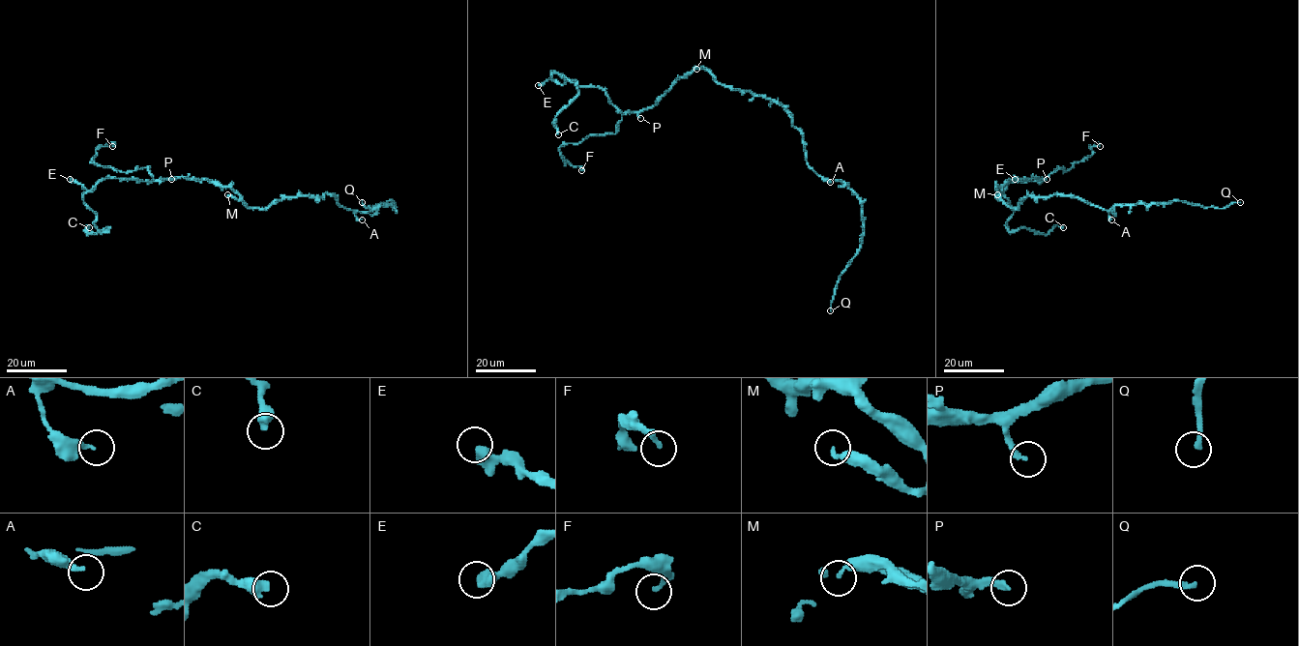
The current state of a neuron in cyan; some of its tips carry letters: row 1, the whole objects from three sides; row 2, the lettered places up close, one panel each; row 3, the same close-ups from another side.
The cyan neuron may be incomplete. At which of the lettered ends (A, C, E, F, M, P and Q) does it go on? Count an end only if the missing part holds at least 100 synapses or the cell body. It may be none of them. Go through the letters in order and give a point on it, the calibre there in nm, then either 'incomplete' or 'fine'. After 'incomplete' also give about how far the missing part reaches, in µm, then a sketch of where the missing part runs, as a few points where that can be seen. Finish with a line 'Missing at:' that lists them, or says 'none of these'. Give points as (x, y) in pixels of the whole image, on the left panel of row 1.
A: place (362, 220); calibre 240 nm; fine
C: place (89, 227); calibre 500 nm; fine
E: place (70, 179); calibre 360 nm; fine
F: place (112, 146); calibre 240 nm; fine
M: place (227, 194); calibre 180 nm; fine
P: place (171, 179); calibre 240 nm; fine
Q: place (362, 202); calibre 240 nm; incomplete; missing 150 µm; course (362, 202), (344, 168), (314, 173), (304, 144), (282, 162), (305, 135), (300, 108)
Missing at: Q

